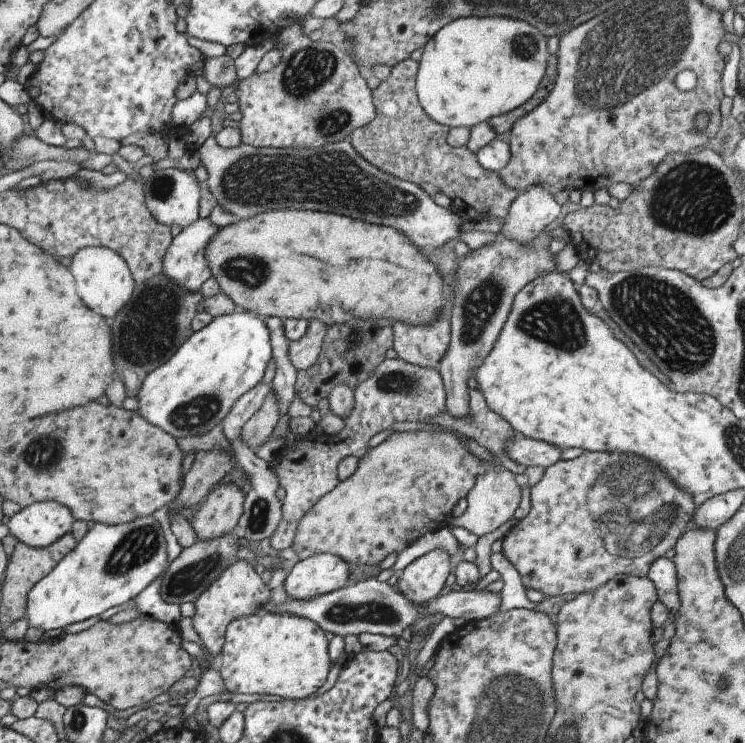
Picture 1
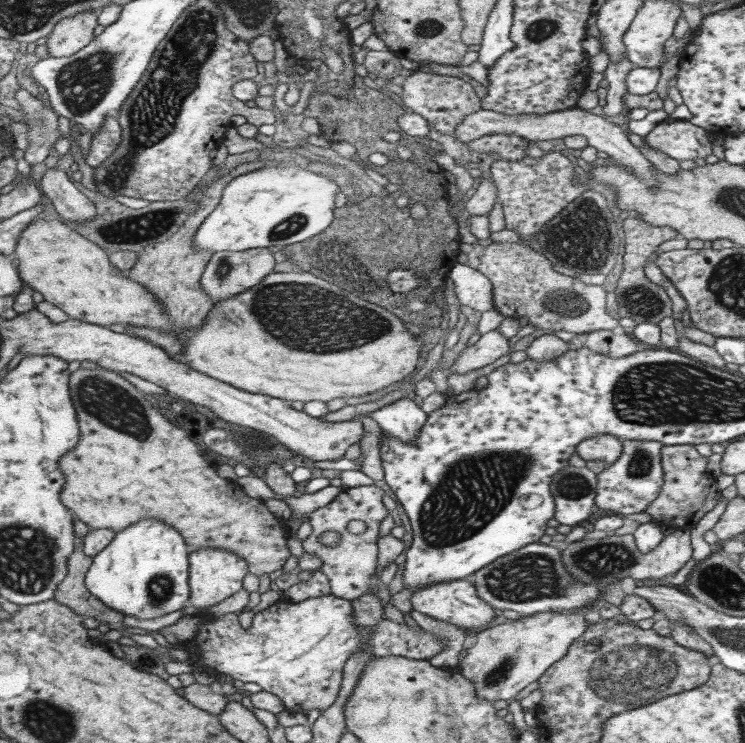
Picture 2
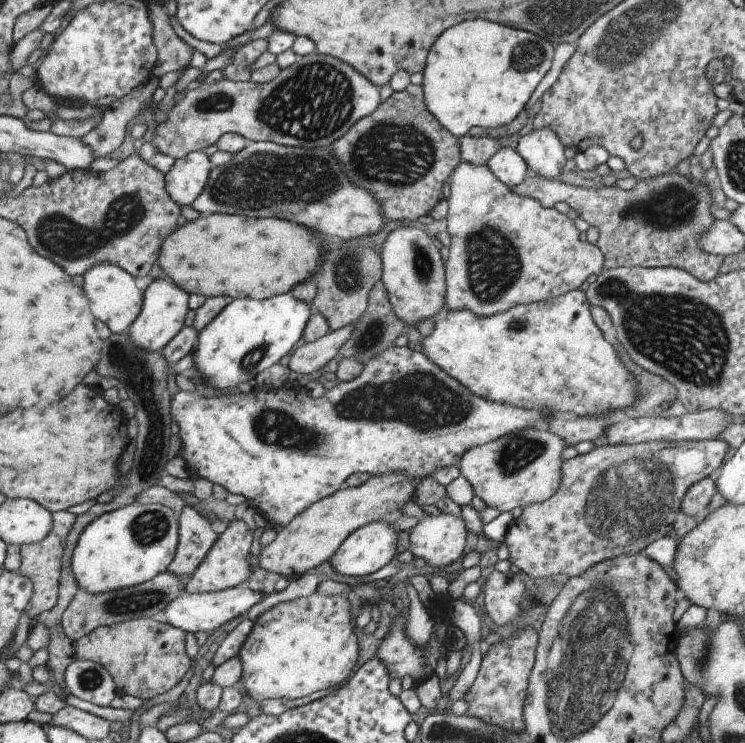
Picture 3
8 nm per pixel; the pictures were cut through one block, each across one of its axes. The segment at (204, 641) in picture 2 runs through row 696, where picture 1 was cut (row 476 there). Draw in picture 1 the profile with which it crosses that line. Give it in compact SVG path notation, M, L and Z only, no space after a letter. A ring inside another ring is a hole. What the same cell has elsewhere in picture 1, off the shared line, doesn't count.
M398 357L396 359L384 359L376 367L372 376L357 386L354 394L353 412L344 419L345 427L340 434L335 437L317 434L303 436L296 447L293 449L286 448L284 453L280 453L279 457L272 461L272 468L279 478L279 485L284 488L285 492L283 515L278 528L270 538L274 552L275 550L284 550L293 544L302 517L322 496L334 490L340 481L337 477L337 466L344 456L354 455L360 460L361 456L370 450L366 448L366 445L372 436L382 432L382 430L390 429L389 426L394 422L406 422L406 420L425 422L432 415L446 409L447 401L445 386L438 368L414 366Z

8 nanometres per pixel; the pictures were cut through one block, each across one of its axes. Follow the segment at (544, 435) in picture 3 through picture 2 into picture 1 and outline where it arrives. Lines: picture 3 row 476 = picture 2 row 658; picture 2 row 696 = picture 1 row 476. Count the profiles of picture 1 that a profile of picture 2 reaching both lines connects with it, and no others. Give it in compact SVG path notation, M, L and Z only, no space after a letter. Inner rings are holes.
M495 457L494 461L495 468L494 465L482 460L487 471L477 478L473 489L465 496L468 503L466 511L462 516L452 517L451 520L452 524L466 528L468 532L476 534L476 539L484 536L484 534L490 534L490 532L494 532L494 530L498 530L503 524L506 524L510 518L514 517L514 512L520 504L522 488L518 487L514 480L516 474L502 467Z

